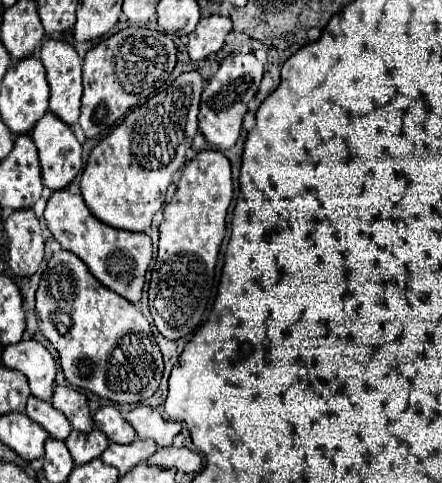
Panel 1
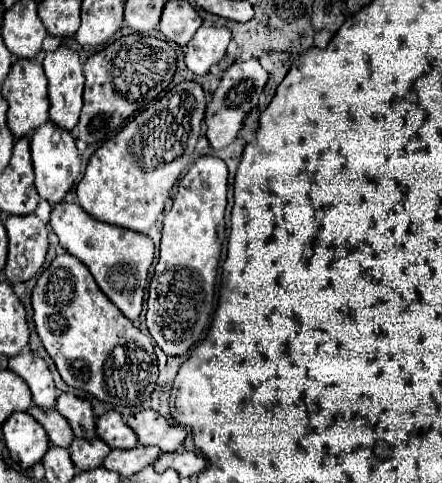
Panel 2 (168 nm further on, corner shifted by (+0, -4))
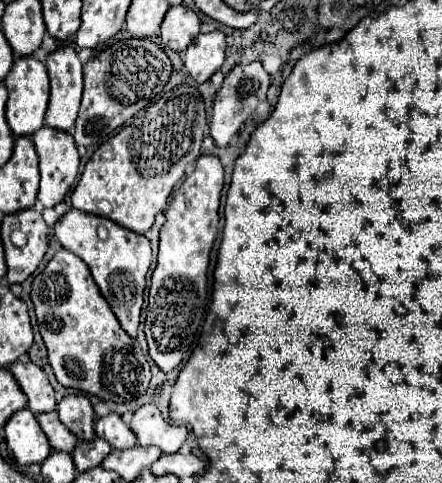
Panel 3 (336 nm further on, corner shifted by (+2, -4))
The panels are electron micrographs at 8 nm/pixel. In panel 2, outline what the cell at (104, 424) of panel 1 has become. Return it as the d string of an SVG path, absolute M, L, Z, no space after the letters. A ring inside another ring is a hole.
M111 410L97 418L97 436L111 448L133 448L137 434L121 420L121 414Z

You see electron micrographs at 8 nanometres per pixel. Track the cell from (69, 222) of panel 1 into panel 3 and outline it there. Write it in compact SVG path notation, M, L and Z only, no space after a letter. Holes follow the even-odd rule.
M69 210L55 226L55 236L63 248L77 254L91 270L95 284L99 286L103 298L109 302L113 314L117 316L121 328L135 338L139 328L139 316L143 306L145 274L151 266L151 244L145 236L135 234L127 228L101 216L93 216L81 210Z

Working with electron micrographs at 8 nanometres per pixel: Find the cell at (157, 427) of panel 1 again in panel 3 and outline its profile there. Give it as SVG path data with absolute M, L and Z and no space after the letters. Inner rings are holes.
M155 404L141 406L129 426L139 446L159 446L163 454L175 454L187 438L187 428L165 422Z

